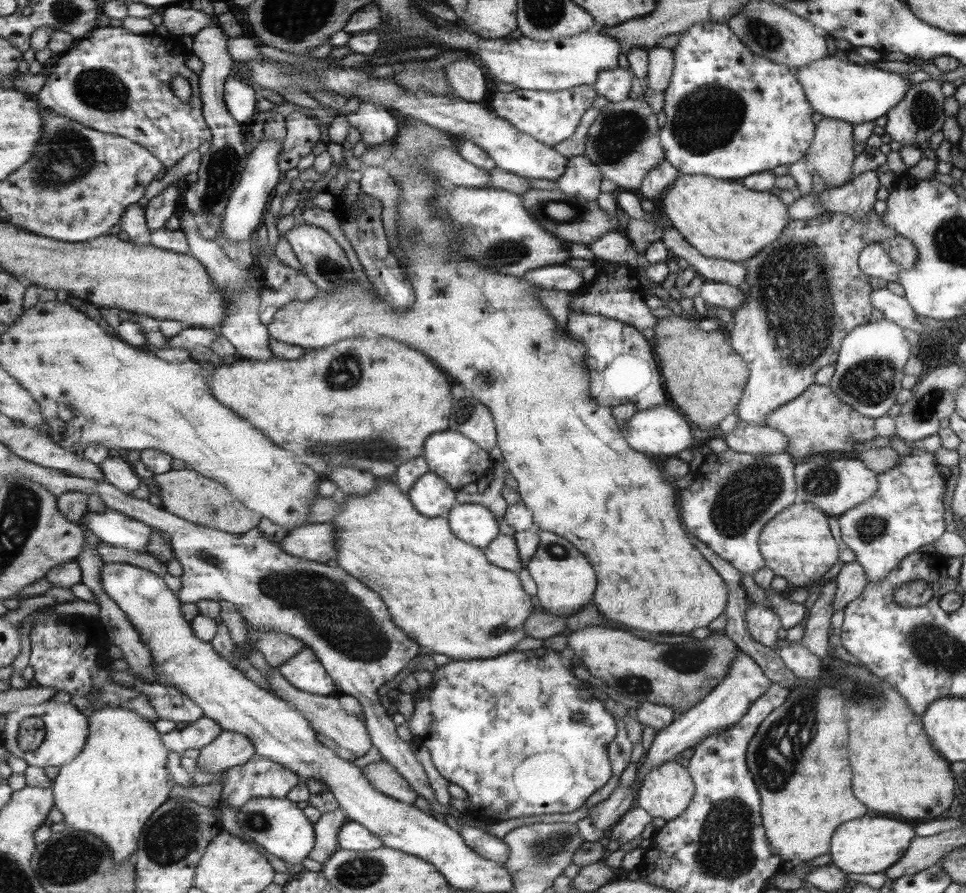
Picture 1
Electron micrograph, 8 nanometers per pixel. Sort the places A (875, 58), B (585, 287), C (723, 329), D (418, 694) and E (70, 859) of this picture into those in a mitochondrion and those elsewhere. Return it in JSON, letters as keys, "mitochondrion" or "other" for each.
{"A":"other","B":"other","C":"other","D":"other","E":"mitochondrion"}

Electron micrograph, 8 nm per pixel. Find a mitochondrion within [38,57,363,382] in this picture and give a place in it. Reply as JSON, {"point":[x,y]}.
{"point":[96,86]}

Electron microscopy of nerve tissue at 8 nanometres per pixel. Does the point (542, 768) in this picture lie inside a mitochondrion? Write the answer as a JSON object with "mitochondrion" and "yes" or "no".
{"mitochondrion":"no"}

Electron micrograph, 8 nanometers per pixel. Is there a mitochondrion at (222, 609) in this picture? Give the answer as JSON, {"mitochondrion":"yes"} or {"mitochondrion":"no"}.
{"mitochondrion":"no"}

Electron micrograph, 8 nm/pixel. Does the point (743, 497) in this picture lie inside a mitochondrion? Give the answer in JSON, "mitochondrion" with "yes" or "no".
{"mitochondrion":"yes"}

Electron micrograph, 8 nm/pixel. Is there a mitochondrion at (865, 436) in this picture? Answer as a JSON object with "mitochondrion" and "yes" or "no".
{"mitochondrion":"no"}

